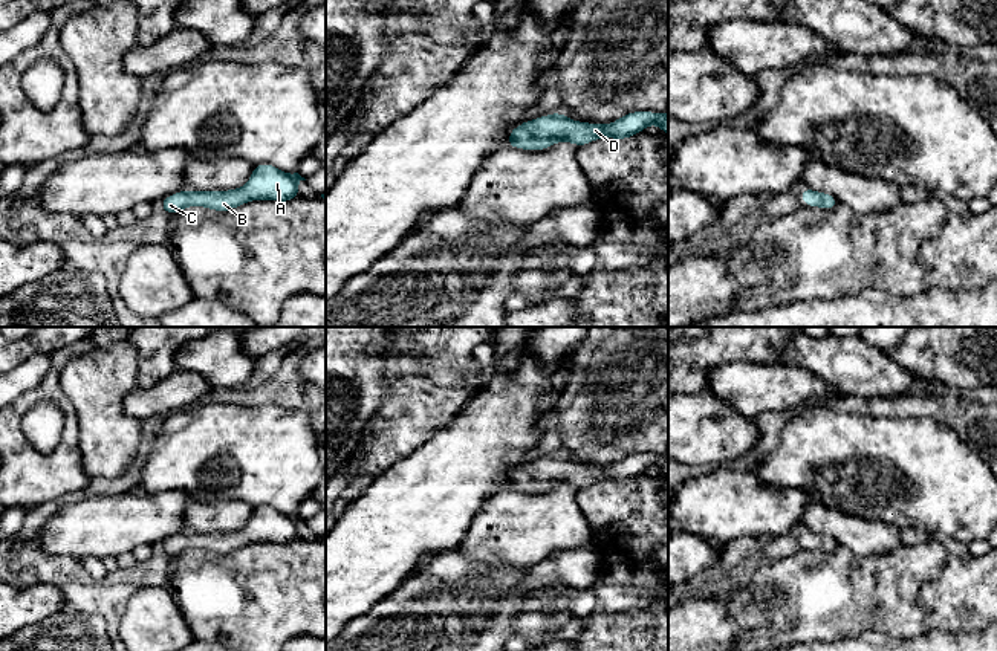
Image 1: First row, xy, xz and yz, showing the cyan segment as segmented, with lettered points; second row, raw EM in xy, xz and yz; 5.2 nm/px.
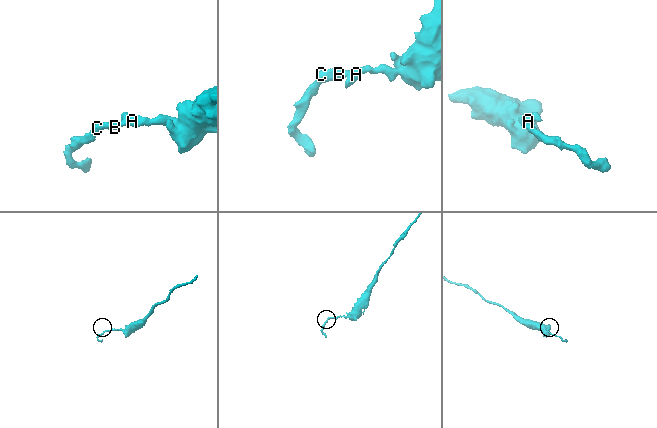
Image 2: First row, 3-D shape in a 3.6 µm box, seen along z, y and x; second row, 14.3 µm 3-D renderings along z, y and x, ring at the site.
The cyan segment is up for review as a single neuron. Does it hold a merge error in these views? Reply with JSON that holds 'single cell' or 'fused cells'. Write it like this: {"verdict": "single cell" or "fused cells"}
{"verdict": "single cell"}

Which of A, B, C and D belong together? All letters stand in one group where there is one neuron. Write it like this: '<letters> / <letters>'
A B C D

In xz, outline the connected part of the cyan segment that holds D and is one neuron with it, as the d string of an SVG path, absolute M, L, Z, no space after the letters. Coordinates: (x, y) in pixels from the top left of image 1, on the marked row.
M558 112L524 121L512 128L506 145L520 150L546 150L566 141L583 147L599 138L627 139L653 124L668 134L668 113L632 112L612 124L602 125L578 122Z

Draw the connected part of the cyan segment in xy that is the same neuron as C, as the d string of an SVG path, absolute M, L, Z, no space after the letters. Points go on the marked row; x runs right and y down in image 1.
M254 165L252 176L248 183L237 189L206 191L196 189L179 191L165 197L159 205L165 214L179 214L182 209L194 205L214 211L231 211L251 200L278 200L291 202L297 199L298 182L306 180L298 173L283 173L274 165Z

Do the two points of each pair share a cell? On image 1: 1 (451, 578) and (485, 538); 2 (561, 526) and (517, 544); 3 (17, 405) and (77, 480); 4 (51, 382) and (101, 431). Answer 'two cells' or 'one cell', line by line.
1: two cells
2: one cell
3: one cell
4: two cells

